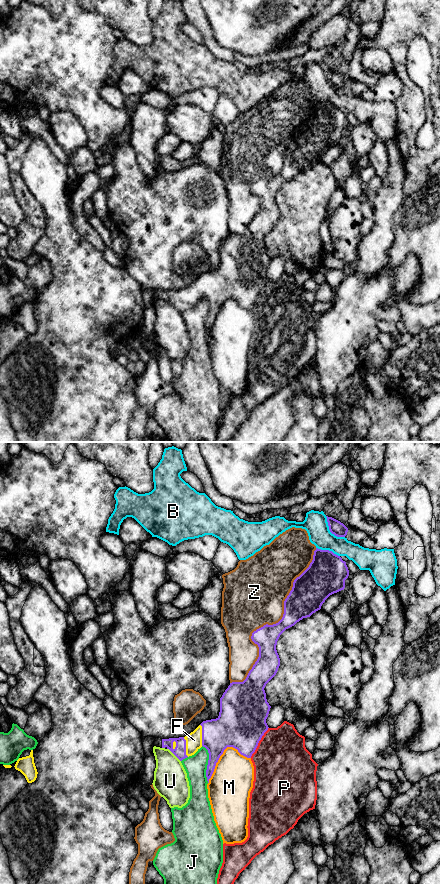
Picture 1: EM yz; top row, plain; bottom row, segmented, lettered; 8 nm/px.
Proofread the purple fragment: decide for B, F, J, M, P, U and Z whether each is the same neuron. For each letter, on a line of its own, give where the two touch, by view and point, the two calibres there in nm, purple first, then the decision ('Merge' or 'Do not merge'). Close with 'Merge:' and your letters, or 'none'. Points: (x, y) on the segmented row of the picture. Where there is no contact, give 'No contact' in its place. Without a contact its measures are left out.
B: Touches purple at yz (330, 531). Thickness 120 nm (purple) against 190 nm. Do not merge
F: Touches purple at yz (202, 735). Thickness 300 nm (purple) against 130 nm. Merge
J: Touches purple at yz (208, 764). Thickness 240 nm (purple) against 180 nm. Do not merge
M: Touches purple at yz (222, 753). Thickness 340 nm (purple) against 340 nm. Do not merge
P: Touches purple at yz (258, 742). Thickness 380 nm (purple) against 460 nm. Do not merge
U: Touches purple at yz (174, 754). Thickness 100 nm (purple) against 280 nm. Do not merge
Z: Touches purple at yz (271, 625). Thickness 200 nm (purple) against 440 nm. Do not merge
Merge: F

